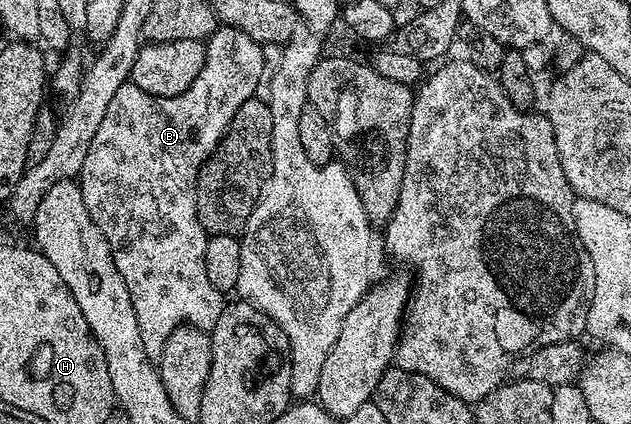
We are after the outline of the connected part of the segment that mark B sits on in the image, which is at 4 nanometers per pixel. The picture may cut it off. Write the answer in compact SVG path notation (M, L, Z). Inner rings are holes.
M218 25L217 30L207 39L205 47L207 65L205 69L193 81L191 88L181 94L181 97L156 98L147 92L143 92L143 88L139 88L131 80L123 83L119 88L119 92L115 92L115 96L111 96L111 104L107 104L107 116L103 116L103 124L99 124L99 132L95 132L95 140L91 144L91 152L87 154L87 160L83 160L83 168L79 175L83 204L87 204L87 212L91 212L91 220L95 220L95 224L103 232L105 239L109 241L109 247L115 260L115 268L119 268L119 276L123 276L123 280L129 289L131 304L146 343L153 344L153 342L161 342L164 338L171 337L173 329L176 326L183 325L184 322L190 322L191 325L198 326L196 329L201 332L212 331L213 325L217 323L223 308L227 304L226 299L221 299L224 298L222 291L217 290L215 284L211 284L211 280L207 280L207 268L205 267L207 231L202 226L201 221L197 219L197 179L202 166L209 161L213 151L221 143L221 138L231 124L235 112L239 112L241 105L258 93L257 85L260 84L261 73L265 70L264 52L266 53L262 43L251 40L251 36L239 32L233 26Z

